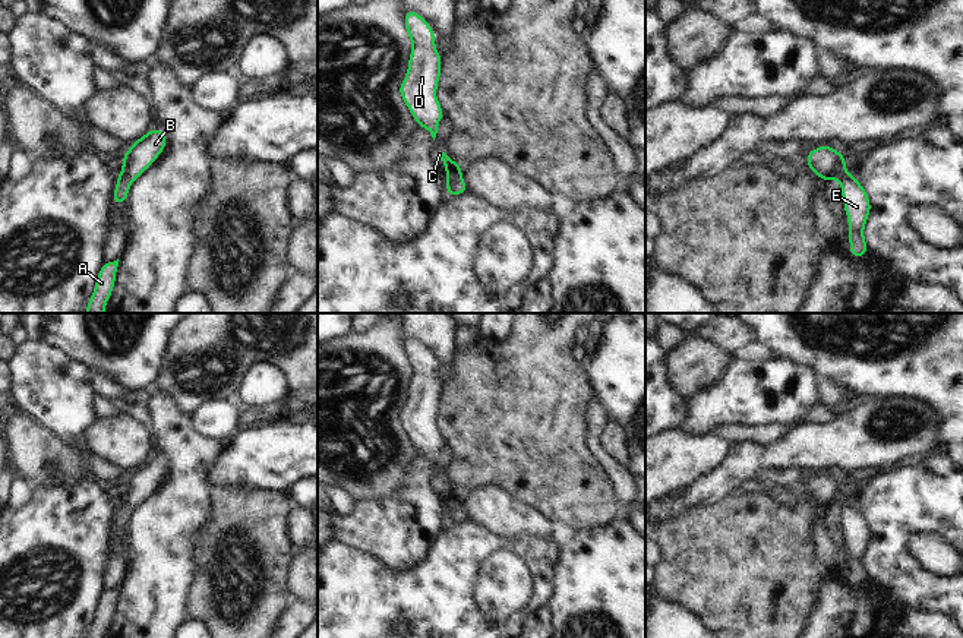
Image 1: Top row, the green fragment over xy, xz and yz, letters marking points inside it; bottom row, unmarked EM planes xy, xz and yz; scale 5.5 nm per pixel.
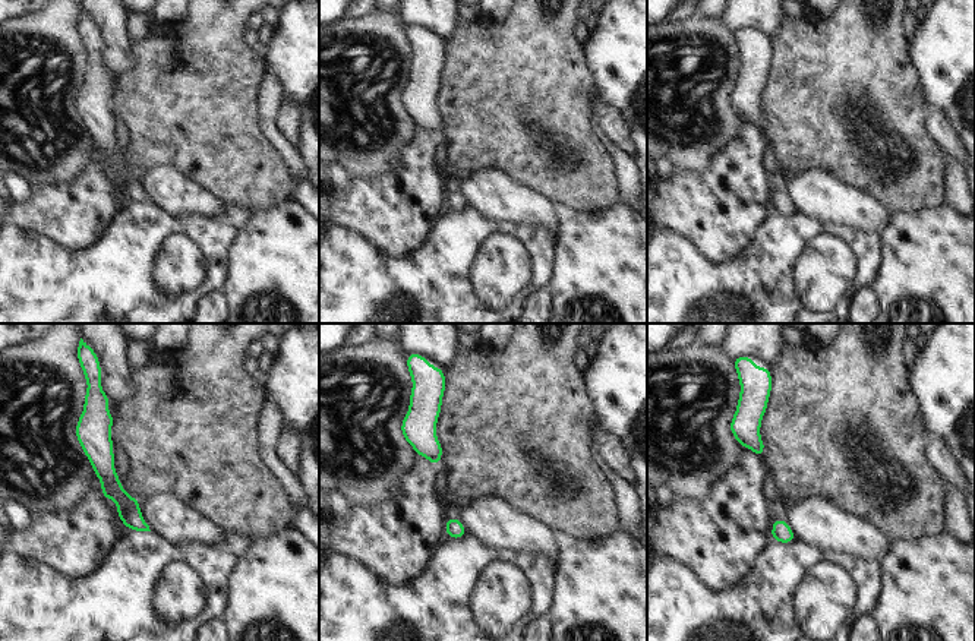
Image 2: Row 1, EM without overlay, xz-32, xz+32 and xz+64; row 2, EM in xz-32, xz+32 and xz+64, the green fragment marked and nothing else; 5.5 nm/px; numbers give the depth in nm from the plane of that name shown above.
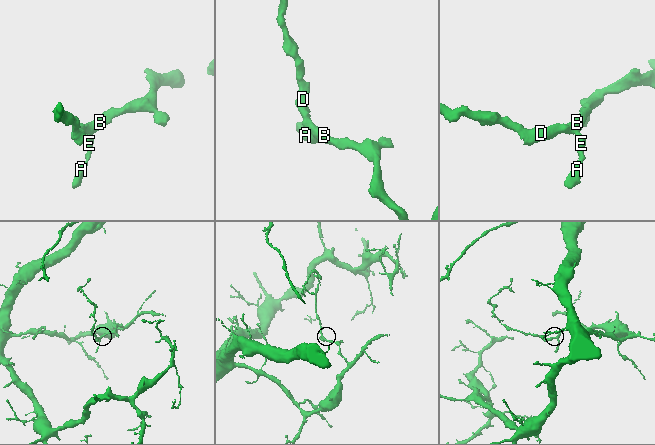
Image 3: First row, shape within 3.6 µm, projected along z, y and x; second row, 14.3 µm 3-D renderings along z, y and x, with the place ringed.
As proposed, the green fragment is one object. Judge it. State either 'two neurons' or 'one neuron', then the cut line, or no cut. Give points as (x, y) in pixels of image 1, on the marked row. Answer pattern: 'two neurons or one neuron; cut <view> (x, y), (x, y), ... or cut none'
one neuron; cut none

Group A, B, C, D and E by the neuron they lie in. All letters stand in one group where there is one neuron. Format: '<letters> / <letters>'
A B C D E

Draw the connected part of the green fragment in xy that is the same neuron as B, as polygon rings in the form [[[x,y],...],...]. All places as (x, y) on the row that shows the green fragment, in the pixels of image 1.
[[[155,129],[146,132],[140,139],[135,140],[132,148],[123,155],[123,167],[116,181],[113,202],[120,205],[127,200],[132,181],[138,179],[165,148],[167,138],[162,130]]]

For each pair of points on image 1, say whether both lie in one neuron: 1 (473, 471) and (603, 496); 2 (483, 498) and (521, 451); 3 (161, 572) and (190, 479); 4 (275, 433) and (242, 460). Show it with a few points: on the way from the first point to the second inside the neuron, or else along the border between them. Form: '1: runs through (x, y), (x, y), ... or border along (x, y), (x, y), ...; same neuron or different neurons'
1: runs through (505, 471), (553, 471), (571, 486); same neuron
2: border along (463, 490), (495, 483), (523, 504); different neurons
3: runs through (161, 549), (161, 526), (180, 502); same neuron
4: runs through (267, 442), (250, 458); same neuron

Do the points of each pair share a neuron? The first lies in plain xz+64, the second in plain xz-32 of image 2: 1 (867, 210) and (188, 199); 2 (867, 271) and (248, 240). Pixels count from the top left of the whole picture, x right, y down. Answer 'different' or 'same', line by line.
1: same
2: different

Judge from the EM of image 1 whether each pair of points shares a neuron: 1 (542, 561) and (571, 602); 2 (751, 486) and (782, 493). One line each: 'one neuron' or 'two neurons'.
1: two neurons
2: one neuron

